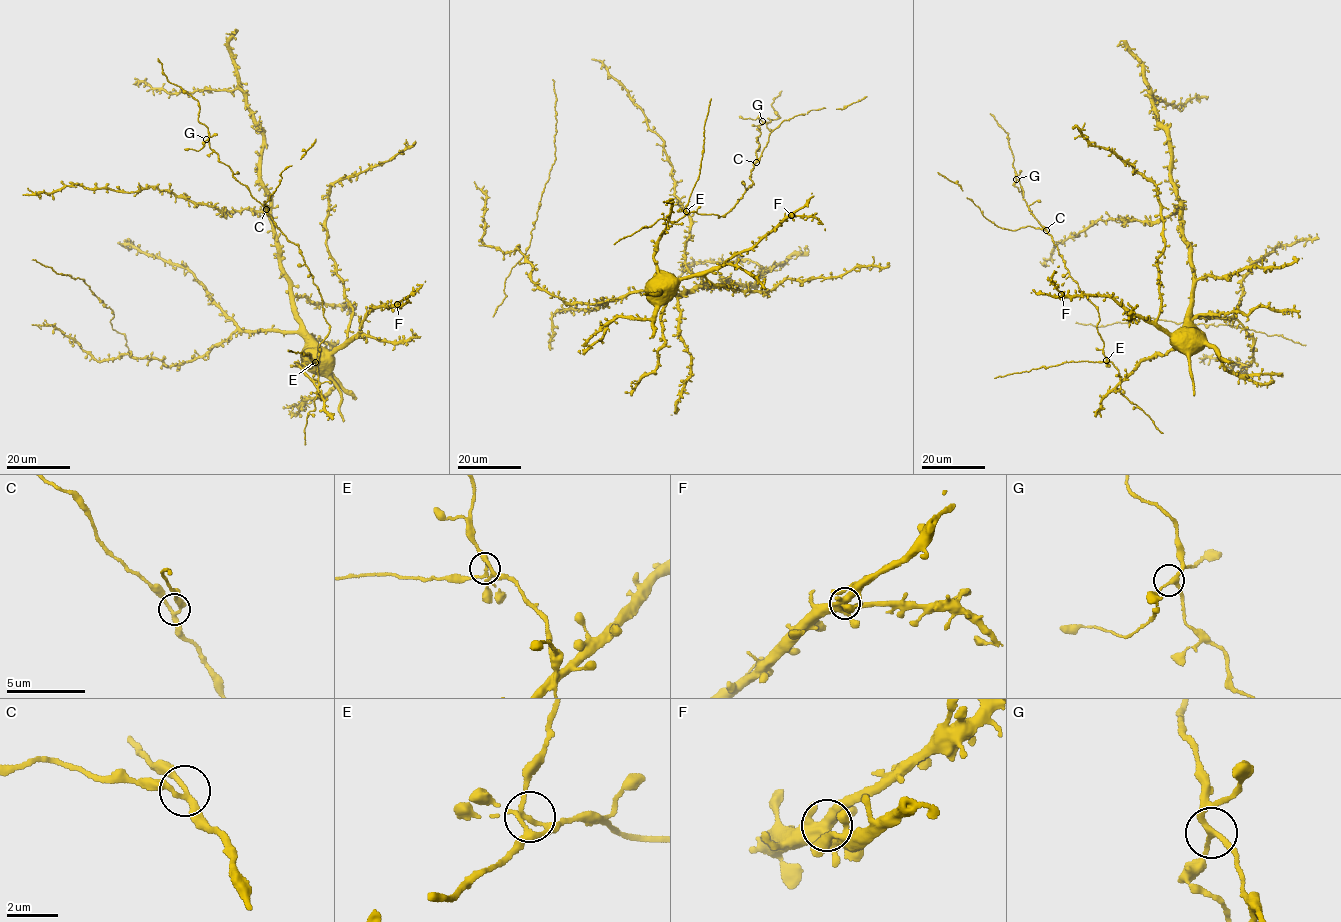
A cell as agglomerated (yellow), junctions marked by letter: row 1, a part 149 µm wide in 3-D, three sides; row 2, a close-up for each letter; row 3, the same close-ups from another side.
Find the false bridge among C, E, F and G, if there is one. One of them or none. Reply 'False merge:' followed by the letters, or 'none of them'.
False merge: E

